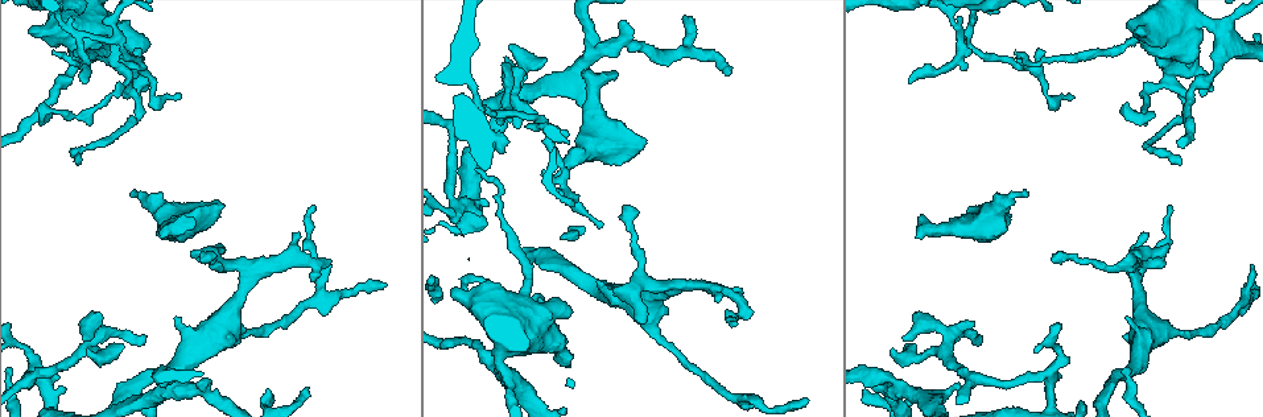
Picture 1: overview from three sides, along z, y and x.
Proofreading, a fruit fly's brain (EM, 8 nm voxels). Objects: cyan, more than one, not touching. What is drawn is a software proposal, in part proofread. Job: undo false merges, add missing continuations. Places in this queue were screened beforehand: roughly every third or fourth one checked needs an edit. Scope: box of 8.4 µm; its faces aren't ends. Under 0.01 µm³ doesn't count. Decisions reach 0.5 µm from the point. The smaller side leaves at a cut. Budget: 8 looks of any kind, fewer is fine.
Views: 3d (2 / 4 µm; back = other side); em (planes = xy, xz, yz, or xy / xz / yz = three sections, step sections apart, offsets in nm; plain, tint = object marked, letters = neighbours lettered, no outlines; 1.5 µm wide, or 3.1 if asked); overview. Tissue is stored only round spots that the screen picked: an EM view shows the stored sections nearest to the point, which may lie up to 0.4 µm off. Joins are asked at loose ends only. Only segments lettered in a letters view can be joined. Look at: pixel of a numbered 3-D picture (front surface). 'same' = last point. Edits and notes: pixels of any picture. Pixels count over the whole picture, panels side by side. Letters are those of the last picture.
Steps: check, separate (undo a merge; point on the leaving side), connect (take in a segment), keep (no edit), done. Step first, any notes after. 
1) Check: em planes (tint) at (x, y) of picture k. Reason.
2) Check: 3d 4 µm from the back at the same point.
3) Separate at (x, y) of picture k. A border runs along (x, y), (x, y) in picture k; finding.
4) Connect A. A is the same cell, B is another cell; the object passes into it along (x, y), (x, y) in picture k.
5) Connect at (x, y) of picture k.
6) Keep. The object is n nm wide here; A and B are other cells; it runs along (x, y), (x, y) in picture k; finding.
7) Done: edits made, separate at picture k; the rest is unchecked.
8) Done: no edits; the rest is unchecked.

Check: em planes (letters) at (308, 387) of picture 1.

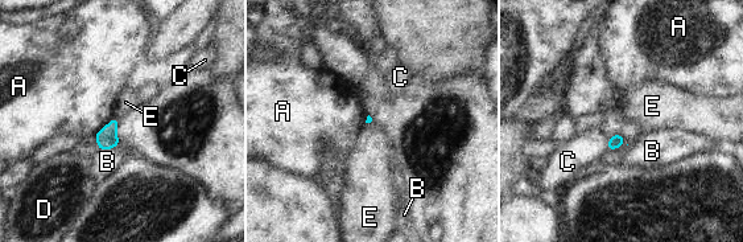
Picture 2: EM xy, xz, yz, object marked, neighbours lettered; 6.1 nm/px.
Keep. The longest contact is with A, 170 nm; A, B, C, D and E are other cells; none of them fits.

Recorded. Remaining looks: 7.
Check: em xz step 4 (letters) at (87, 351) of picture 1.

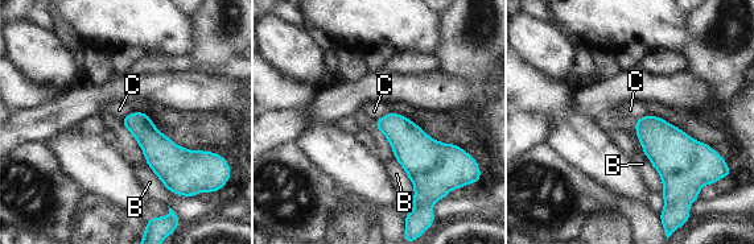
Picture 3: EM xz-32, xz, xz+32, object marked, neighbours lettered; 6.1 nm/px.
Check: em planes (letters) at the same point. Another direction.

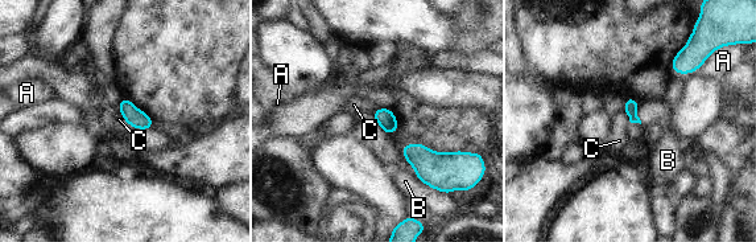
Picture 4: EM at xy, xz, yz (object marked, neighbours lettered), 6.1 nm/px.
Keep. A, B and C are other cells; a border runs along (120, 113), (131, 127) in picture 4; none of them fits.

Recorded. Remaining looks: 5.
Check: 3d 4 µm at (1024, 190) of picture 1. Branch stops here.

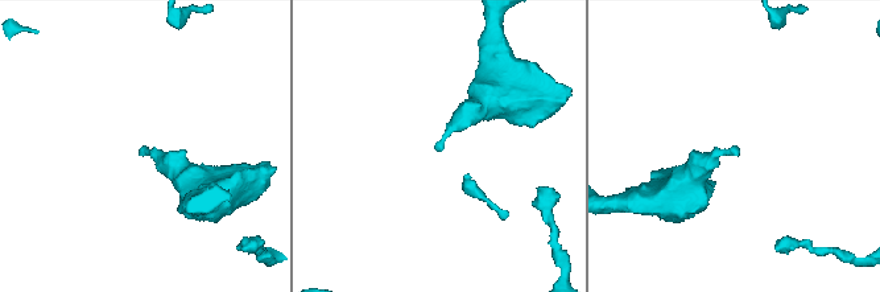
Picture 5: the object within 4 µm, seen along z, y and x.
Check: em xy step 8 (letters) at (442, 148) of picture 5.

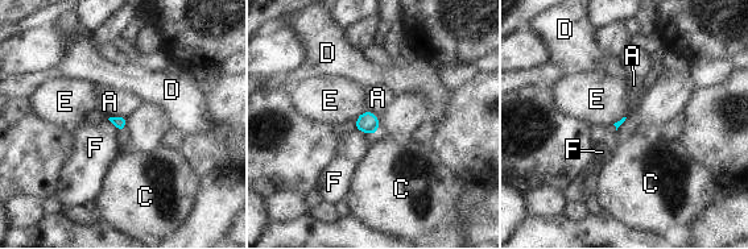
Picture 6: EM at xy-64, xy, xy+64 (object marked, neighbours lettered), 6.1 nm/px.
Check: em planes (letters) at the same point. Cut it another way.

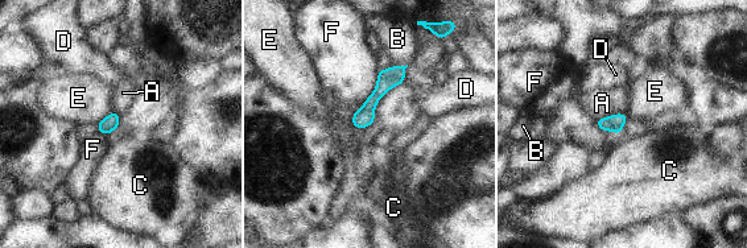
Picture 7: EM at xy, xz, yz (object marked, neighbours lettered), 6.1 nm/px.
Keep. A, B, C, D, E and F are other cells; none of them fits.

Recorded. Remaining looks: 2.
Done: no edits; the rest is unchecked.

